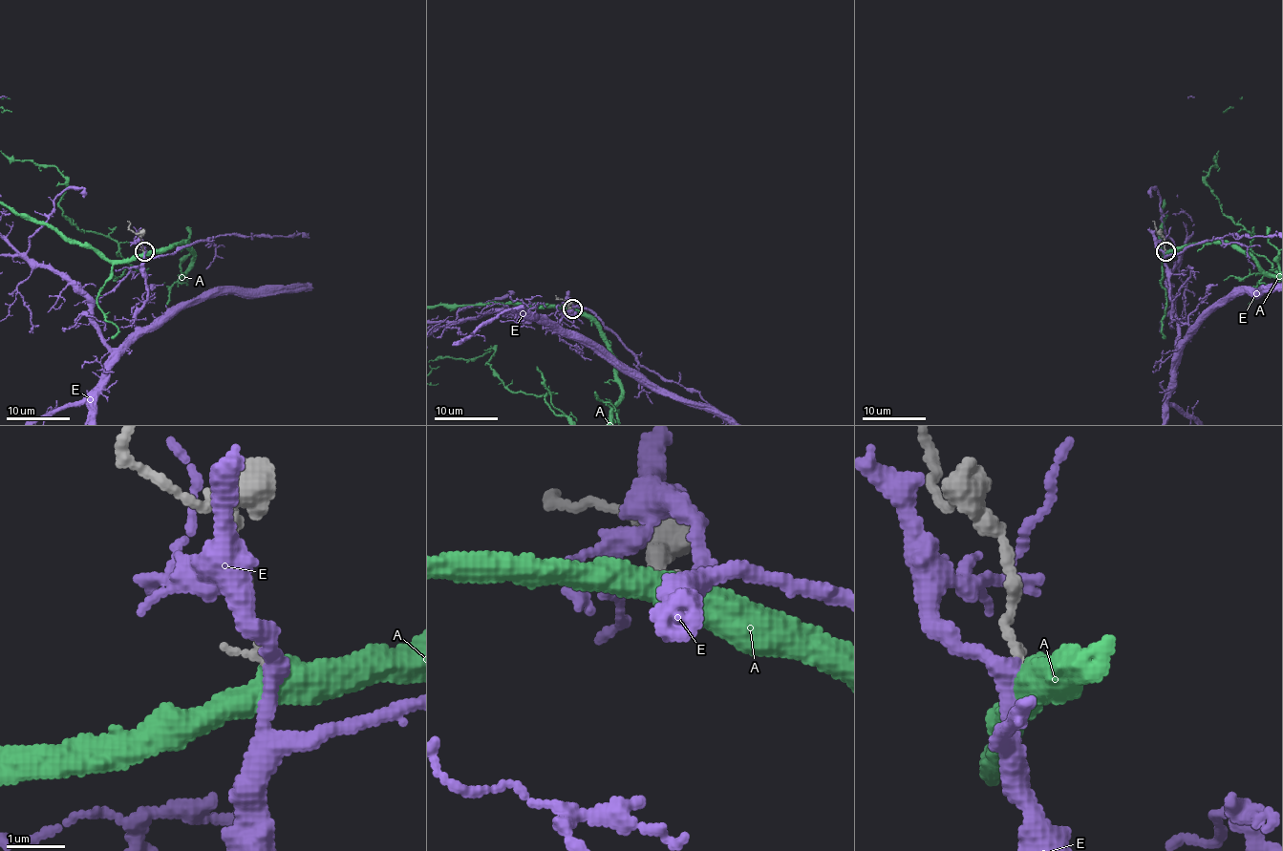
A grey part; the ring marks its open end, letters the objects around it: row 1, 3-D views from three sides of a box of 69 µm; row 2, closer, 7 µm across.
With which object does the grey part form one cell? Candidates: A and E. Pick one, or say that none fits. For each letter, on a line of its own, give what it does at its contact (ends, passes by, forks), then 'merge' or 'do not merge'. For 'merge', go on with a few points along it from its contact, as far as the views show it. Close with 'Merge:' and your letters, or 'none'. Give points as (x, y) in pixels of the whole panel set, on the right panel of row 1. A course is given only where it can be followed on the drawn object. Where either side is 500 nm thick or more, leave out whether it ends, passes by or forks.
A: it passes by; merge
E: it passes by; do not merge
Merge: A

